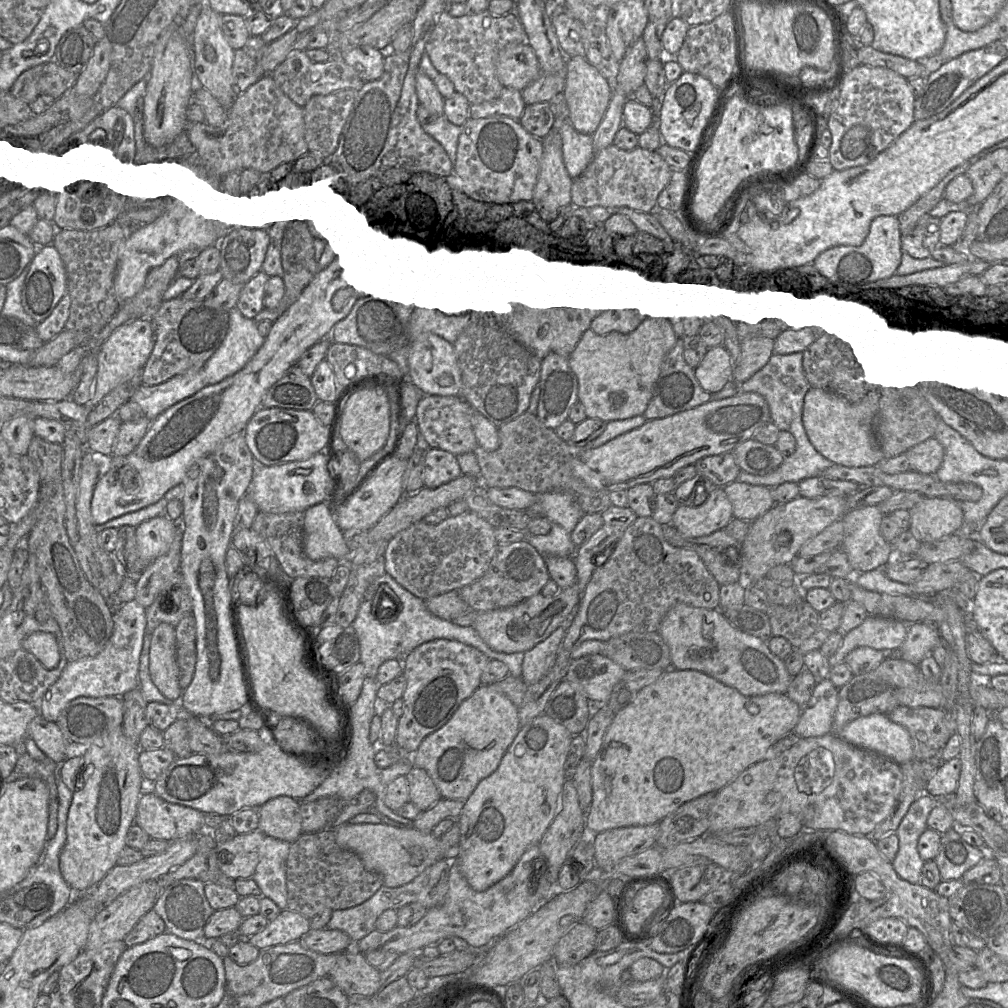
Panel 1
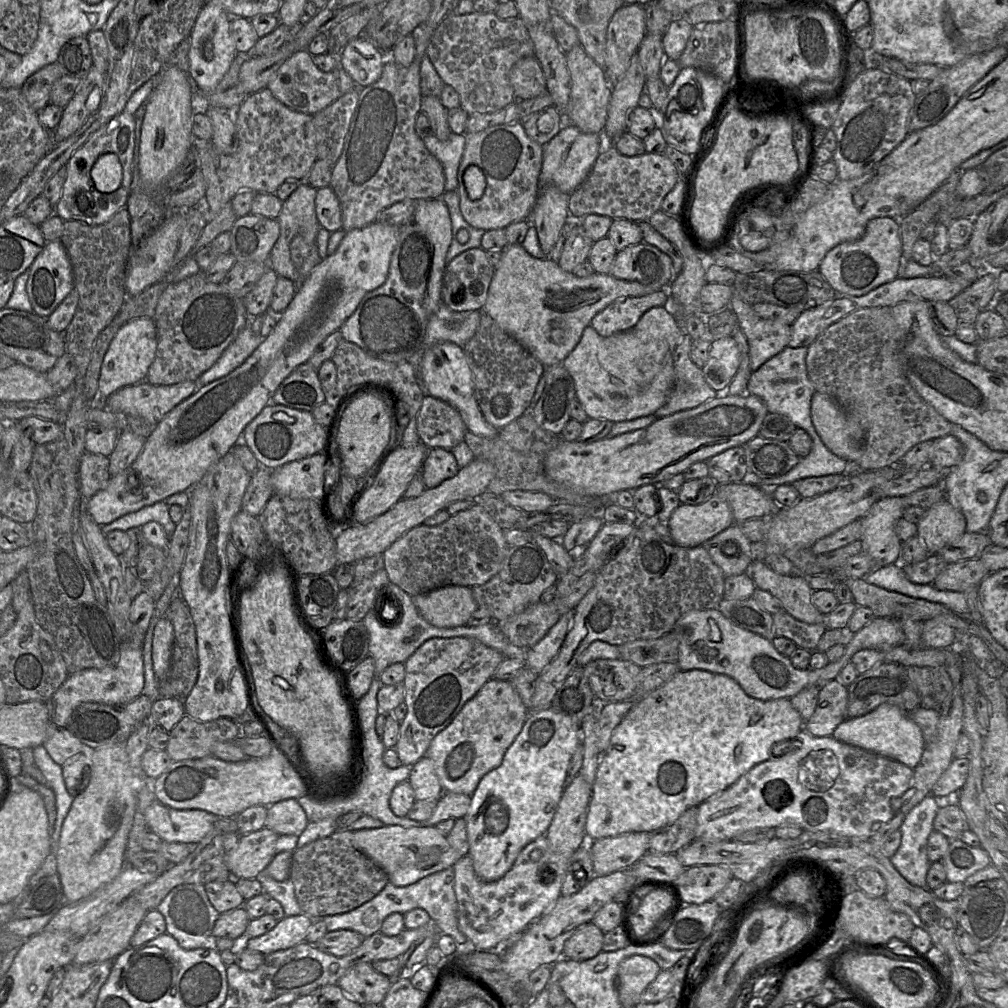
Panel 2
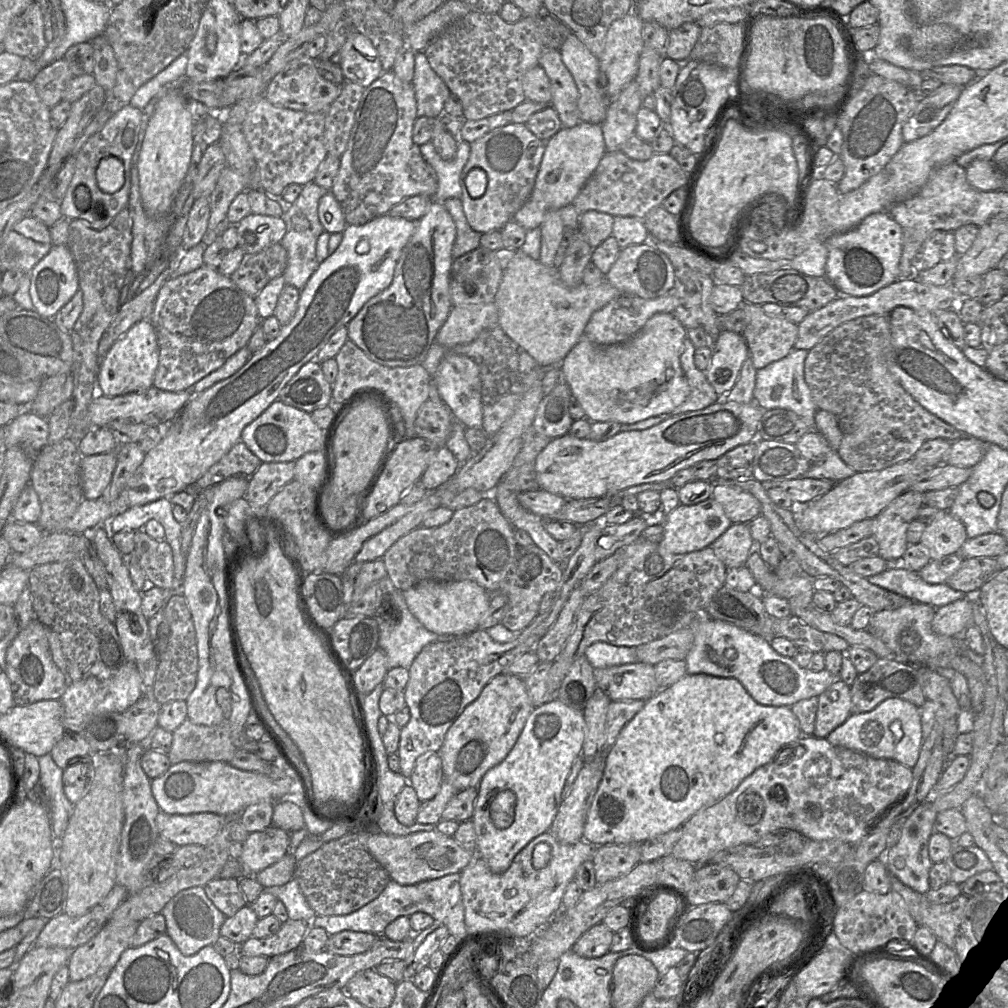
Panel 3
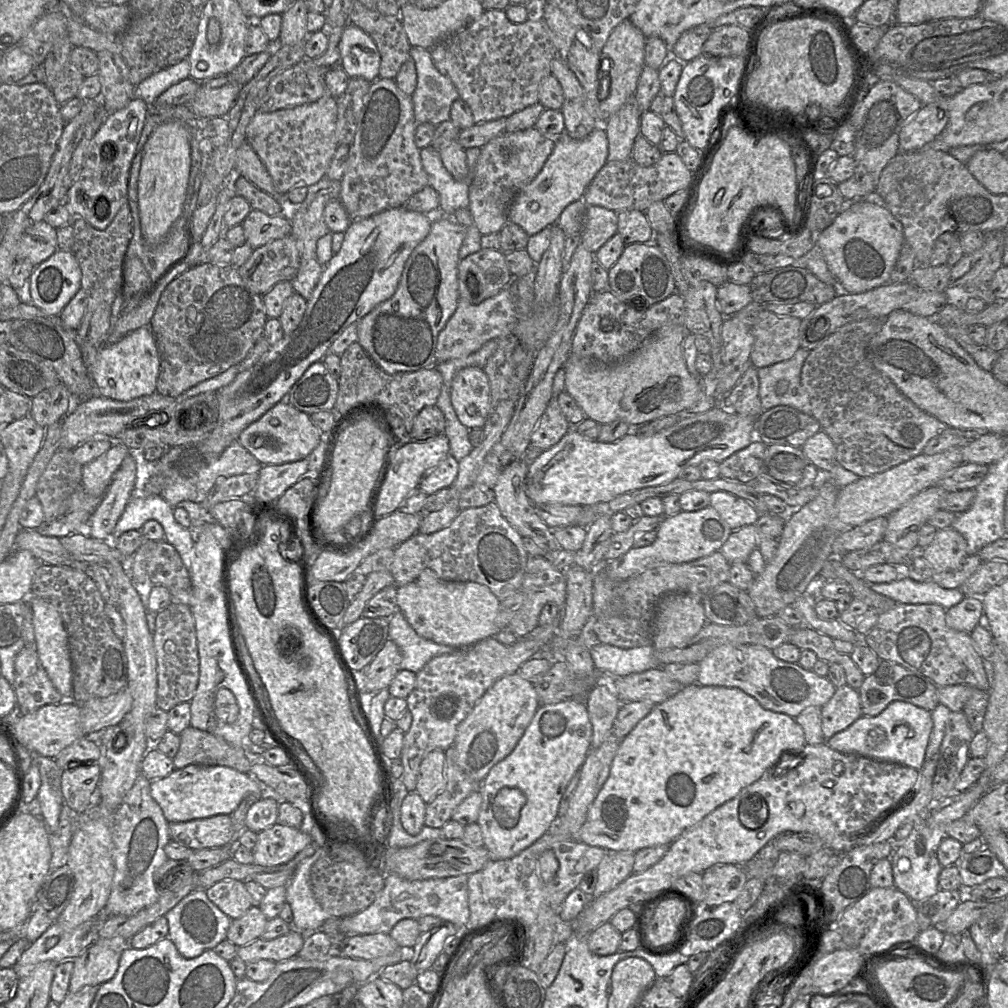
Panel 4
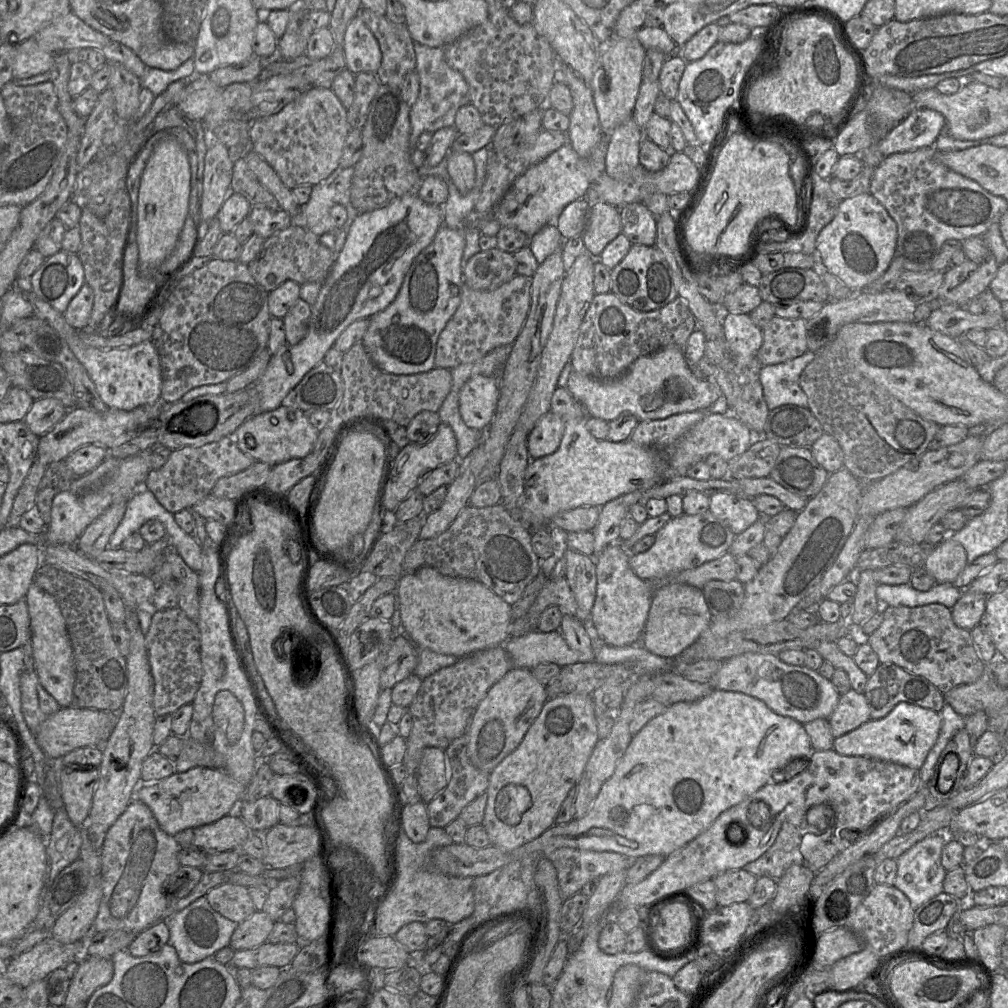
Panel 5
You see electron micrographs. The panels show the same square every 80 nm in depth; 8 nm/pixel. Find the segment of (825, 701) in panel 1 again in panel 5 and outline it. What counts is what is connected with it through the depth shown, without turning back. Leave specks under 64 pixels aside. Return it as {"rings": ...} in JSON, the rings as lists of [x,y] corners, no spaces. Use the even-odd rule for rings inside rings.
{"rings":[[[853,688],[840,695],[837,706],[828,717],[834,738],[858,728],[870,719],[870,709],[864,693]]]}

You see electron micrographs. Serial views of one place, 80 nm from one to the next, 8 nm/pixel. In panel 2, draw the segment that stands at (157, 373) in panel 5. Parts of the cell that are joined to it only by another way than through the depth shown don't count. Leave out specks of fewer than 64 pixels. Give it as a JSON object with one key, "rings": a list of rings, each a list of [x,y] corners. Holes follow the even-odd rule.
{"rings":[[[136,318],[124,324],[111,341],[103,358],[97,391],[90,400],[92,408],[104,408],[105,400],[119,389],[145,381],[156,349],[157,333],[152,318]]]}

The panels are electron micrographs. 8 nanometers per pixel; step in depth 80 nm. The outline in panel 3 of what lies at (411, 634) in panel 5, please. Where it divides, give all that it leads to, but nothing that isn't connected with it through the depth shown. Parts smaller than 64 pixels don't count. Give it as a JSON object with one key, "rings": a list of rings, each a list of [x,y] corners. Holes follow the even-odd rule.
{"rings":[[[423,580],[403,591],[403,595],[410,612],[426,629],[436,634],[452,634],[458,637],[480,629],[480,621],[491,600],[490,593],[472,580]]]}

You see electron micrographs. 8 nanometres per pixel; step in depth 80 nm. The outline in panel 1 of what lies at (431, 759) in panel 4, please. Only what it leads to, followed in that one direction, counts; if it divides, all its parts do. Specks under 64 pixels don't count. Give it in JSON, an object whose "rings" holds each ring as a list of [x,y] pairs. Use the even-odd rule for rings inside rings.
{"rings":[[[414,766],[406,775],[410,789],[410,802],[419,810],[426,811],[441,798],[441,793],[426,770]]]}

